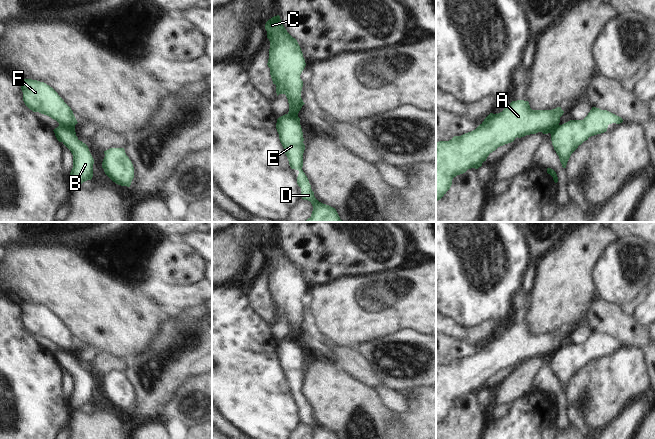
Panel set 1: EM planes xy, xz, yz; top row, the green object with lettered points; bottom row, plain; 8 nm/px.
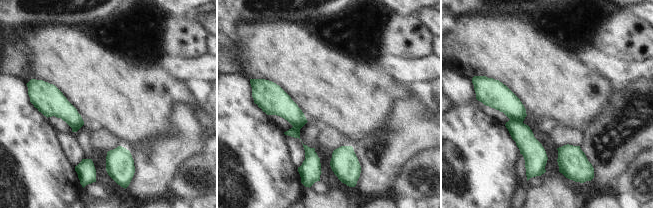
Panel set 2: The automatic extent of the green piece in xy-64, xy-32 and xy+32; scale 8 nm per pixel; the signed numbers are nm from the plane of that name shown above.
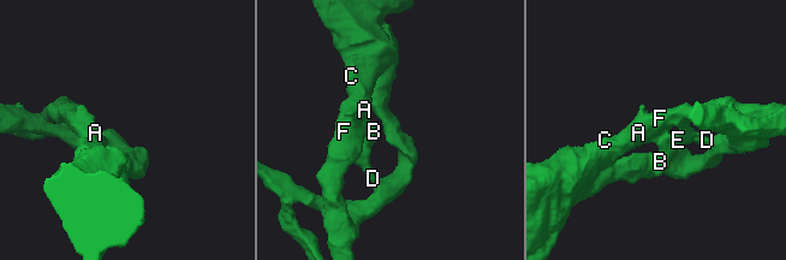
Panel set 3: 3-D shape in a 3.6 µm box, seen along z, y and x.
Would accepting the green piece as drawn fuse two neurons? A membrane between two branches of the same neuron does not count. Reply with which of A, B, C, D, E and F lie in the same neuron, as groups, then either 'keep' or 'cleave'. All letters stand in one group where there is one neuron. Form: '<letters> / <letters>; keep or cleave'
A C F / B D E; cleave

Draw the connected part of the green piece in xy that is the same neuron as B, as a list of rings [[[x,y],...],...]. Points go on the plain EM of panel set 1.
[[[58,350],[53,355],[57,364],[62,366],[73,379],[73,392],[69,399],[69,405],[73,412],[79,412],[83,406],[91,404],[93,401],[94,383],[89,372],[78,363],[75,352]]]

